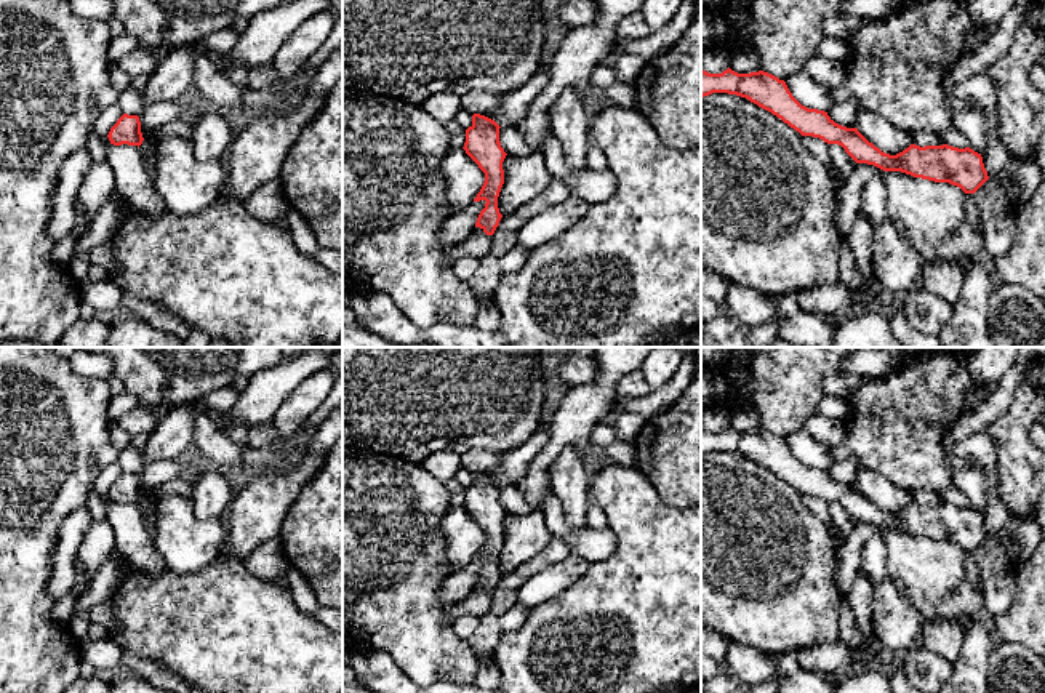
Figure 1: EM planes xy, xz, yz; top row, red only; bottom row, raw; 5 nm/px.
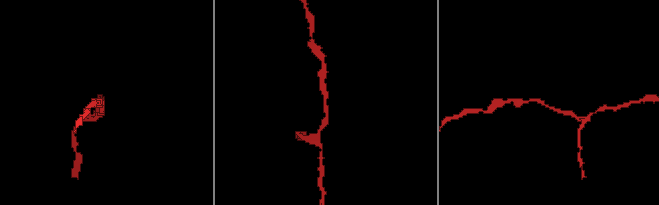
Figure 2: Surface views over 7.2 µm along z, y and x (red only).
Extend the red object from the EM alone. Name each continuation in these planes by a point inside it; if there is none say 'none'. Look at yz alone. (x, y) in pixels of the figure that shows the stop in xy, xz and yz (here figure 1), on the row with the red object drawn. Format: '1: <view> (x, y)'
none

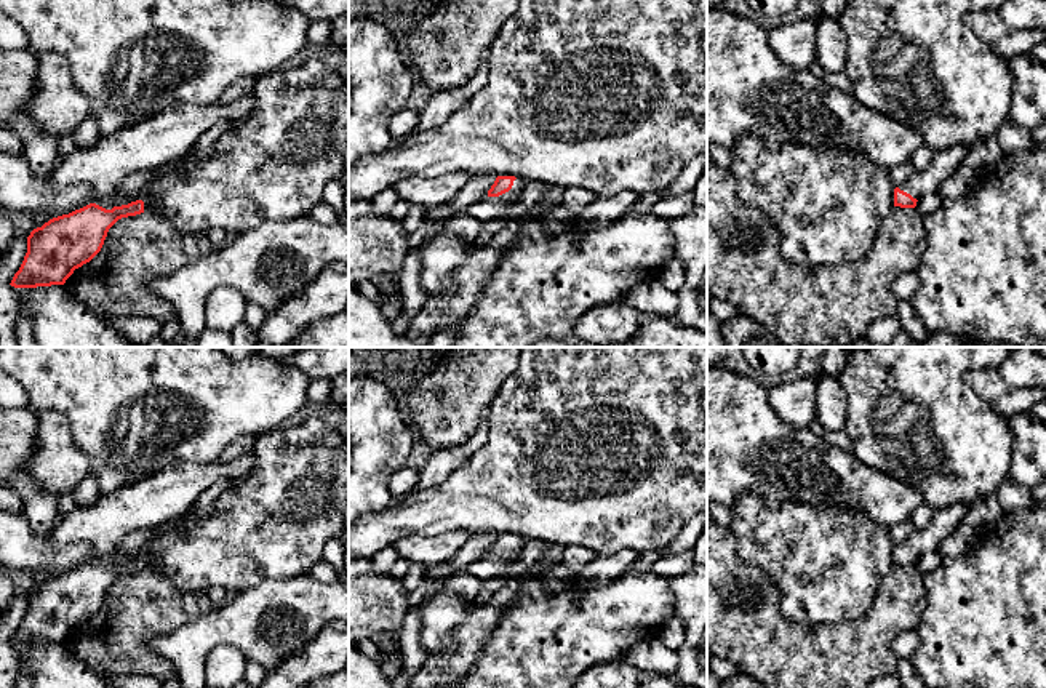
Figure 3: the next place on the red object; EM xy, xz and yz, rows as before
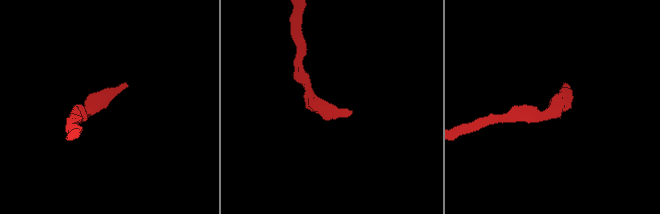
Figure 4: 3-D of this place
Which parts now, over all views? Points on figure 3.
1: xz (491, 208)

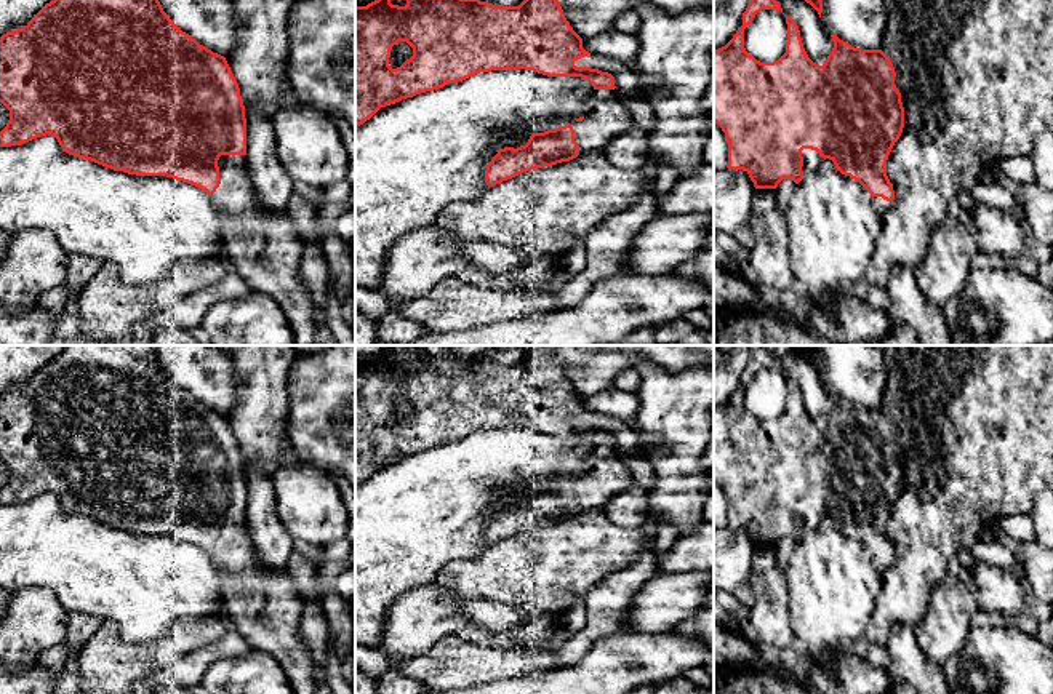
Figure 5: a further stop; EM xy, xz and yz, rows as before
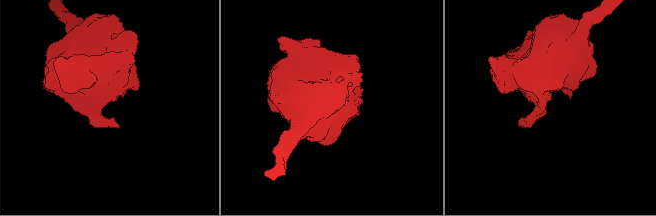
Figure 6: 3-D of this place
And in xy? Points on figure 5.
1: xy (264, 247)

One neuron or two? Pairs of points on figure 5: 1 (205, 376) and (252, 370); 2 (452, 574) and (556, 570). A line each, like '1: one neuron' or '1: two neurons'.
1: two neurons
2: one neuron

